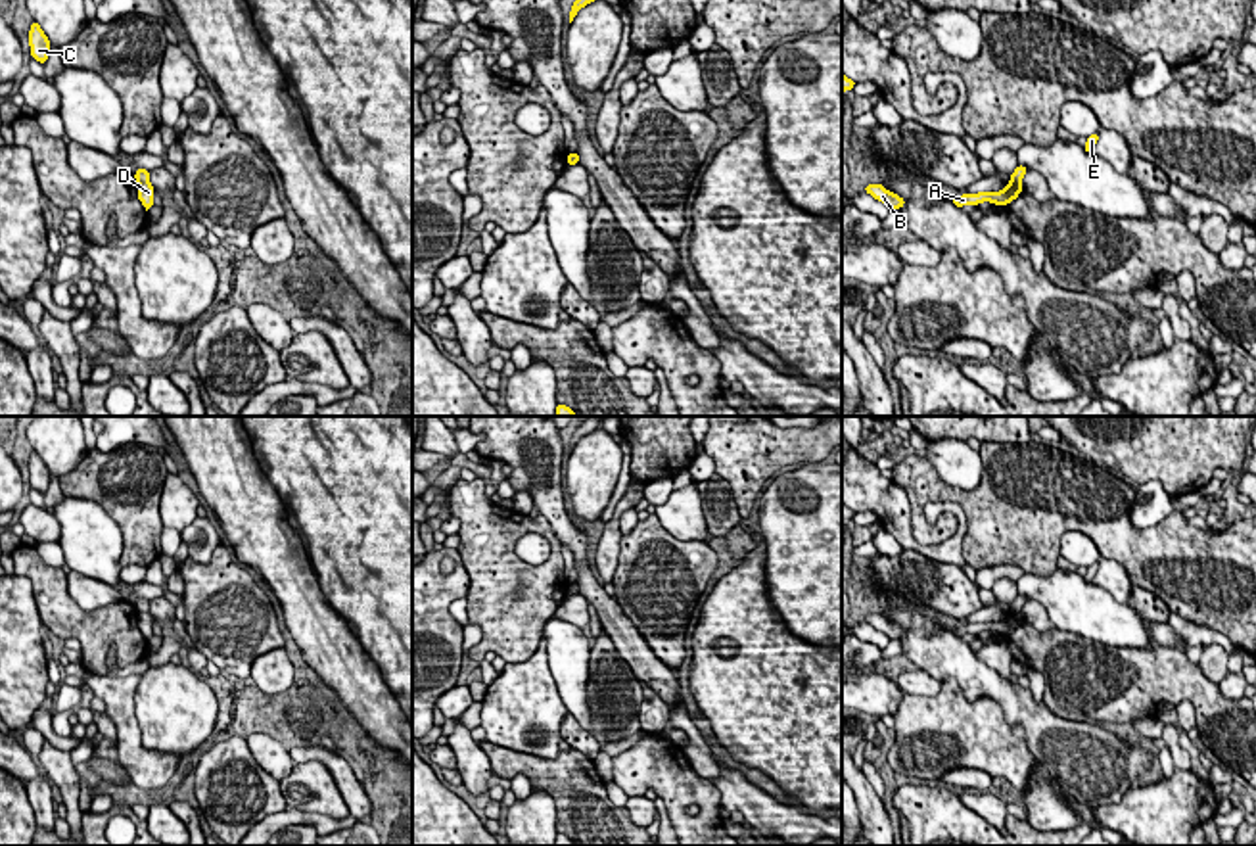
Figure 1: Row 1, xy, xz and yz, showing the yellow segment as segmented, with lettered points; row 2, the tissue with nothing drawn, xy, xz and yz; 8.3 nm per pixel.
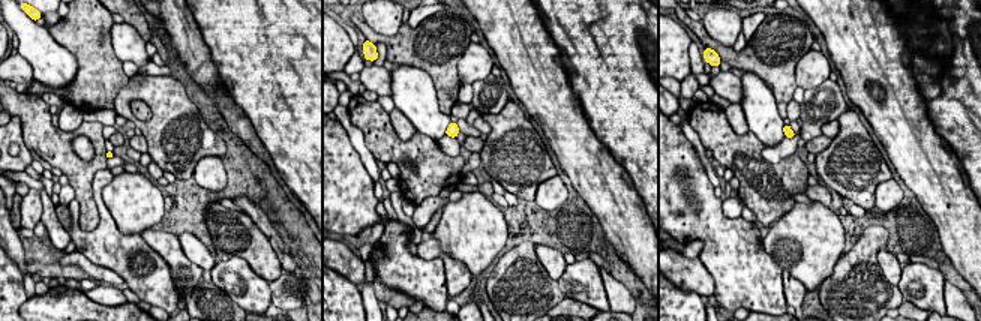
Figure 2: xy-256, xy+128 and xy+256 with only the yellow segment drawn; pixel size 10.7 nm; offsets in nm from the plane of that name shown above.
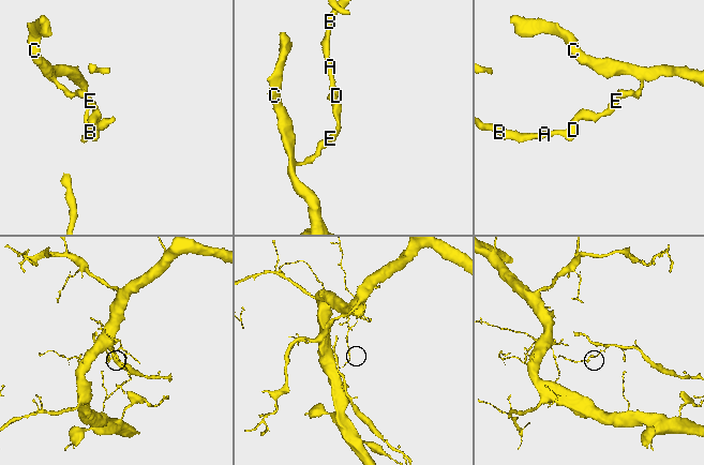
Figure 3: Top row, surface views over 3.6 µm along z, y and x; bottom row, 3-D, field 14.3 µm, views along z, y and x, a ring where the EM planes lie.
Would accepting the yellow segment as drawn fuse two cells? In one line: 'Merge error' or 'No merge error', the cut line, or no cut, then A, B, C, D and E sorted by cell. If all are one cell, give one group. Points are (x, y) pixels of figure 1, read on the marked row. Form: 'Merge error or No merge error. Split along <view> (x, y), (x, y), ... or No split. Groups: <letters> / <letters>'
Merge error. Split along xy (139, 181), (148, 183). Groups: A B D / C E

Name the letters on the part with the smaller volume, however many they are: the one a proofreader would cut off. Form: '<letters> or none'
C, E

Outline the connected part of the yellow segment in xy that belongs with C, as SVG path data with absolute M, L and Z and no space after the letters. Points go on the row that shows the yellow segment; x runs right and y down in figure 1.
M36 21L31 23L29 44L31 58L35 58L40 63L46 63L50 56L50 40Z

